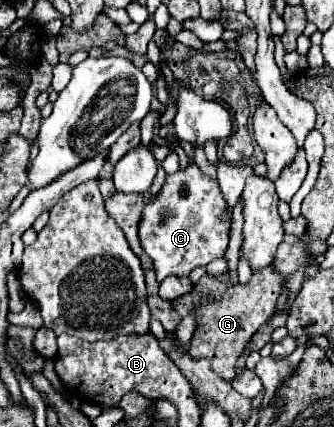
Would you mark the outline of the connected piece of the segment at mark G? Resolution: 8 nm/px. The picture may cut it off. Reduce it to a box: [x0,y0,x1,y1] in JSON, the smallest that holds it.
[172,265,282,381]

